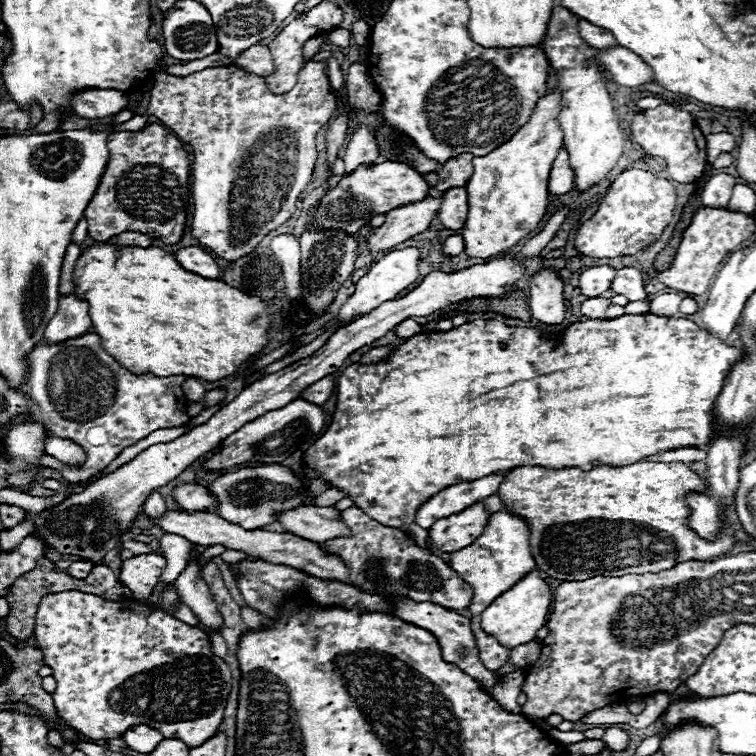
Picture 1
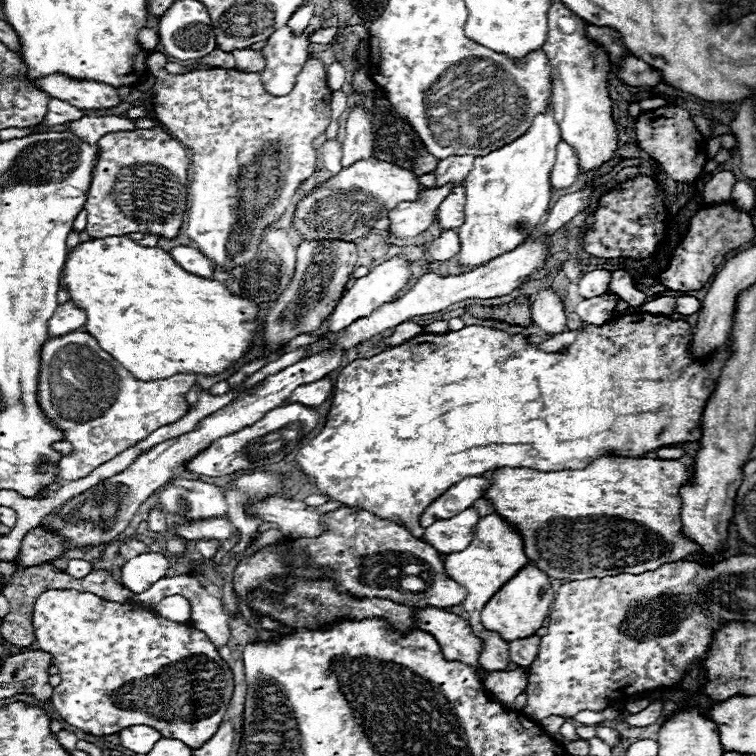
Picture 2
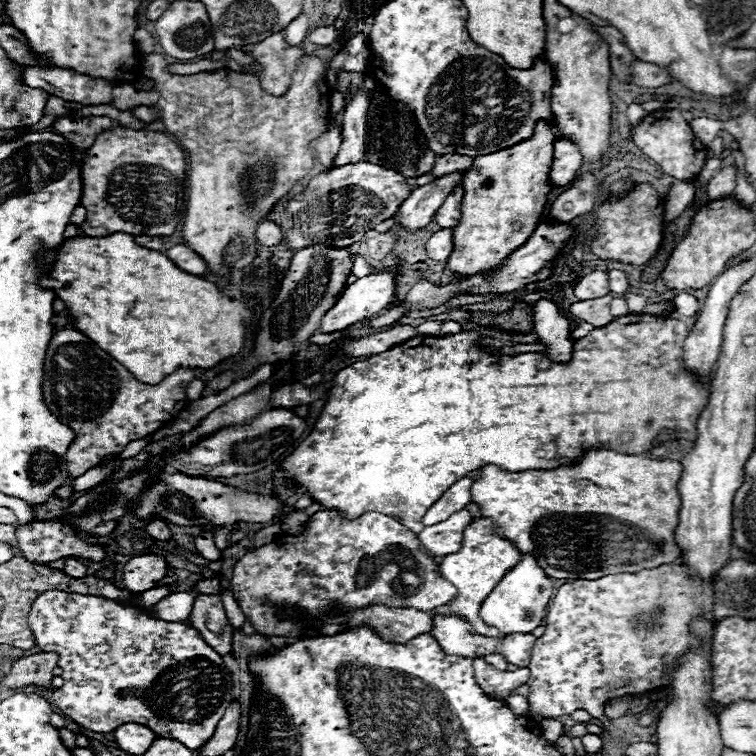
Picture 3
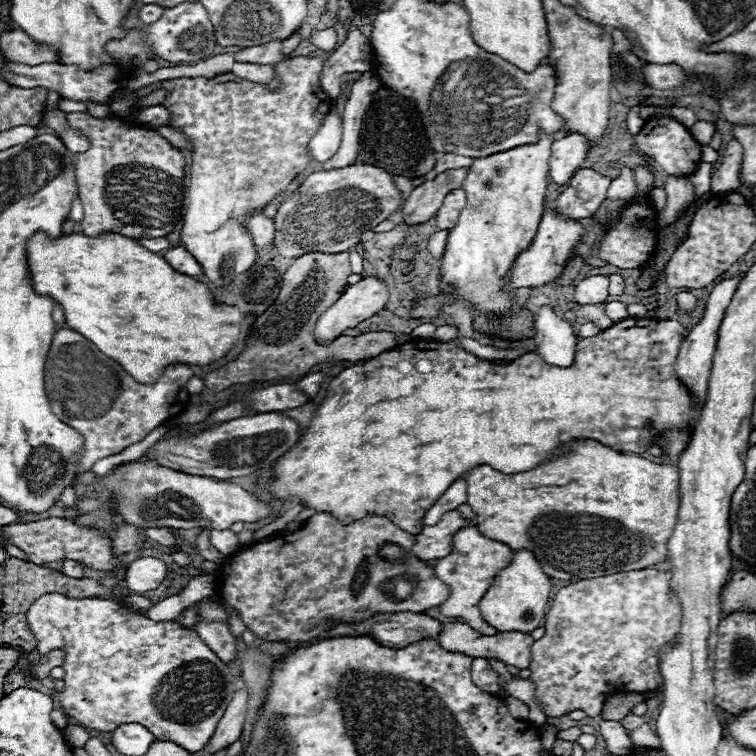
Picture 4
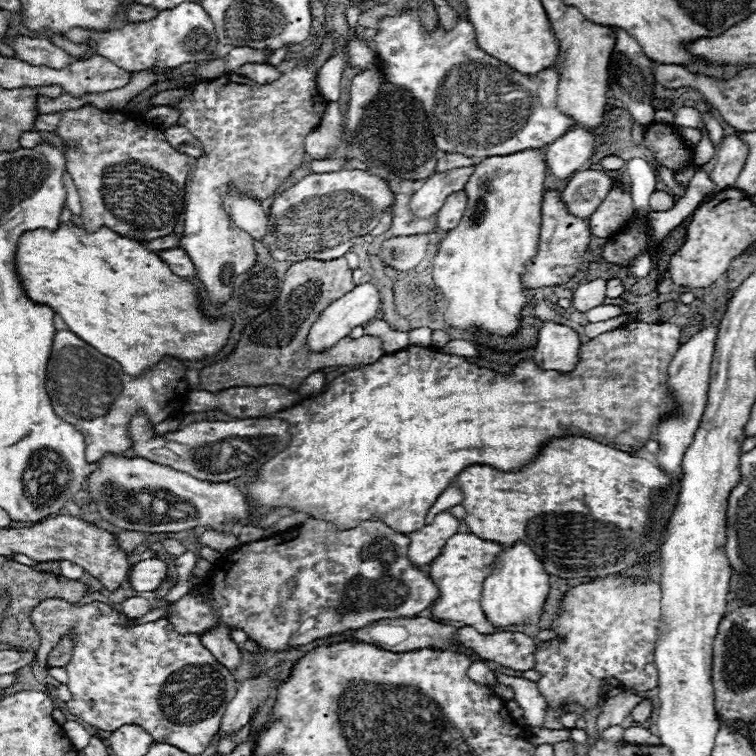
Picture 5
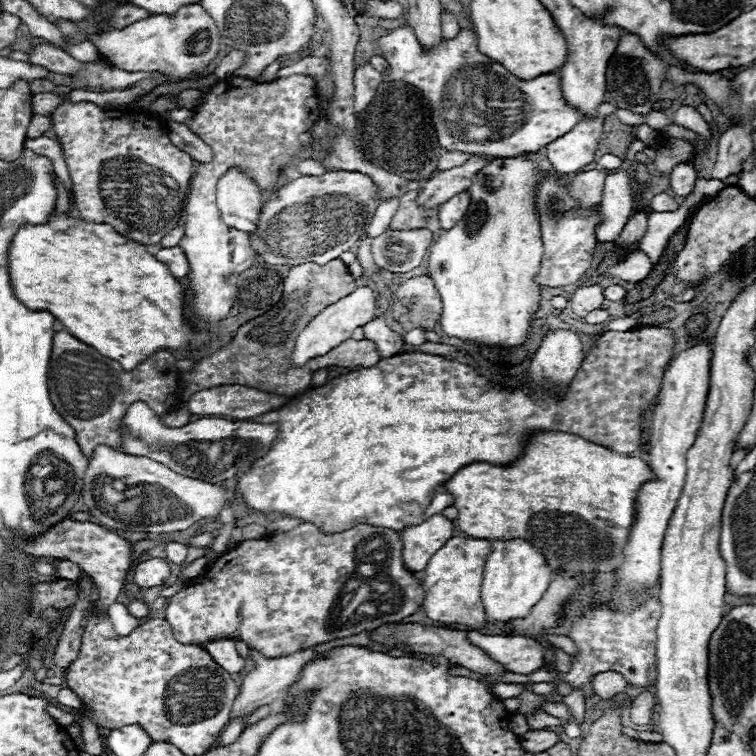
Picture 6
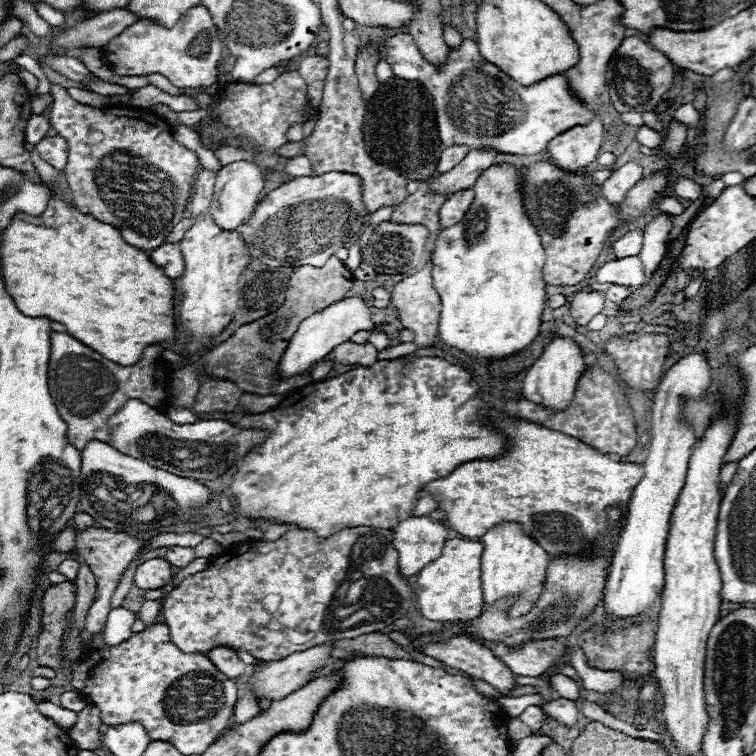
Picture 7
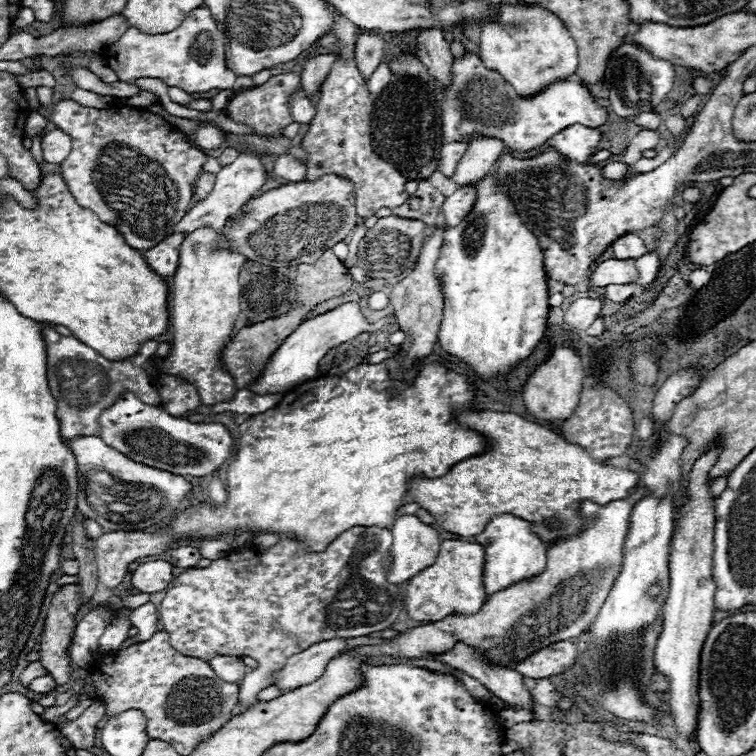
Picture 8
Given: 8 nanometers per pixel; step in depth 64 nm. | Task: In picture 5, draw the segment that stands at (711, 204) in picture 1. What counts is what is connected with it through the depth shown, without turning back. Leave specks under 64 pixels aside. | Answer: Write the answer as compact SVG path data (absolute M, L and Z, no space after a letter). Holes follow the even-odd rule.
M726 136L716 148L716 166L710 174L710 180L716 184L716 190L728 190L736 186L736 178L746 162L748 146L736 136Z

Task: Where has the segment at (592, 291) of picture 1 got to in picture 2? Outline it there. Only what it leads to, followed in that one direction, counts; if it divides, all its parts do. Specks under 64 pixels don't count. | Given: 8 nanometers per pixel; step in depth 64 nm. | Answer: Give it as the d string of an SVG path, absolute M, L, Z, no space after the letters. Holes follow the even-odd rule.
M598 268L592 272L586 272L580 282L578 282L578 294L582 298L594 298L594 296L602 296L608 292L612 280L612 272L606 268Z

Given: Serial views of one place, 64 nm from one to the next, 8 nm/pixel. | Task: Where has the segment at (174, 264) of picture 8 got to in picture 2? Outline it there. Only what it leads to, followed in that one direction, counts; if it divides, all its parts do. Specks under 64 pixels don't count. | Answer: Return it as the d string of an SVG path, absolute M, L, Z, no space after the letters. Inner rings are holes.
M176 246L176 248L170 250L170 256L190 274L196 274L196 276L202 276L202 278L212 278L212 274L214 274L212 262L196 248Z

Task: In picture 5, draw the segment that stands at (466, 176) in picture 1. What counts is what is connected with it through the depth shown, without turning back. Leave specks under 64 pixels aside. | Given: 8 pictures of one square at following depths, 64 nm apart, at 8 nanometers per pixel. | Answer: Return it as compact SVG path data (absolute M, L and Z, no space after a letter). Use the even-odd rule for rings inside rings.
M444 154L436 162L436 172L452 170L452 168L458 168L458 166L472 166L472 164L474 164L474 160L468 158L468 156L462 156L462 154Z

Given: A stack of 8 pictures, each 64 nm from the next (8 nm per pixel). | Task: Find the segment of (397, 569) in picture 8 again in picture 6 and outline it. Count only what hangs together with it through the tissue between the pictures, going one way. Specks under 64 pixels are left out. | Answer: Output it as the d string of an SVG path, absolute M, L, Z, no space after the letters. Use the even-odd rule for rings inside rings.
M434 514L426 522L398 532L404 540L402 558L406 566L410 566L410 570L414 572L424 570L430 558L446 544L448 538L452 538L452 532L454 522L442 514Z

